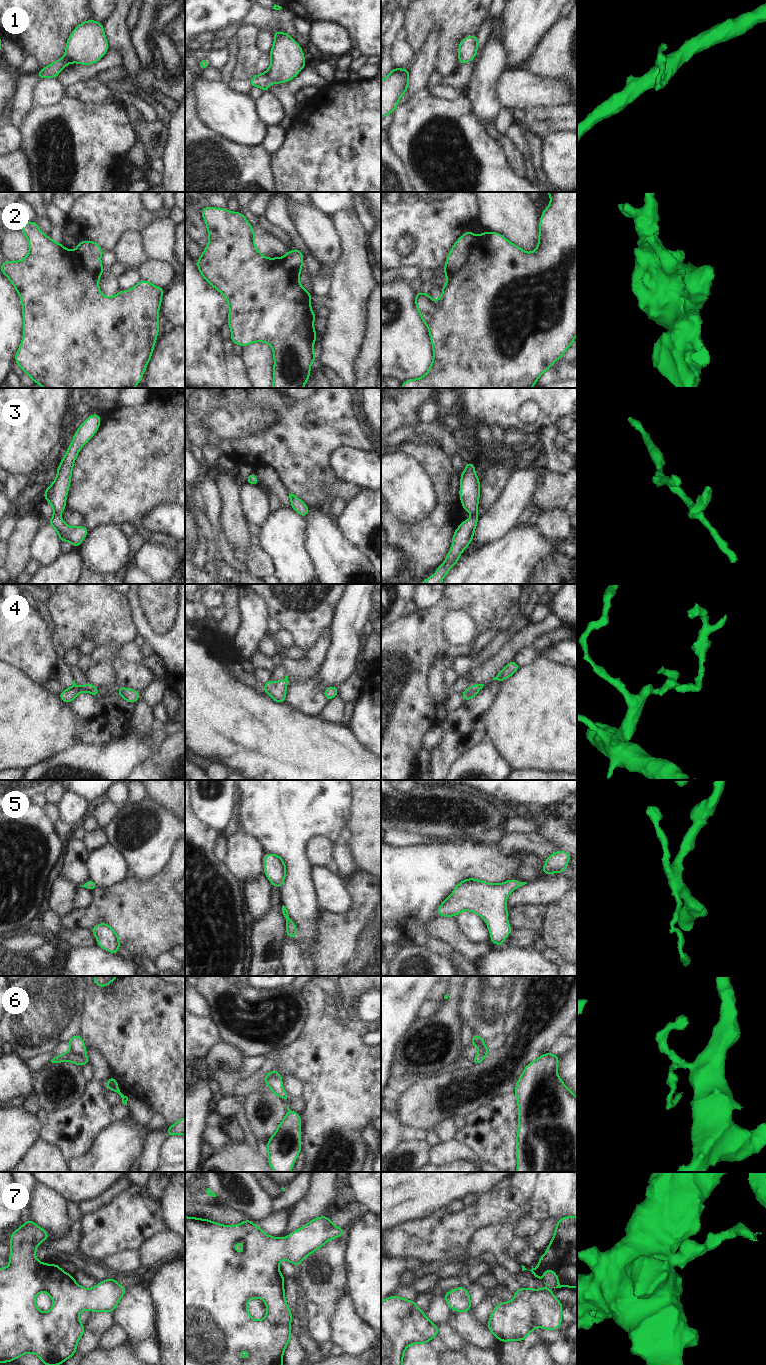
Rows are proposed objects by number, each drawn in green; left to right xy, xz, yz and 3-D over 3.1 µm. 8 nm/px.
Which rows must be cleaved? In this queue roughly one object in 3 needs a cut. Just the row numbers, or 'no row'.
2, 6

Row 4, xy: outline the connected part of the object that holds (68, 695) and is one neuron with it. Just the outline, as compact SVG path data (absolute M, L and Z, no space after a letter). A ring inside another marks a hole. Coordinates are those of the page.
M73 680L73 685L68 689L63 690L58 697L65 703L72 703L74 698L83 692L89 692L94 697L100 695L98 688L92 685L89 681L83 686L78 686Z

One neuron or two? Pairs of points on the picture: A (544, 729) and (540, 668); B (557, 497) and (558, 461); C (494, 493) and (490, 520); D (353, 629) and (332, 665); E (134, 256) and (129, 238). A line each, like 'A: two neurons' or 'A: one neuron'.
A: one neuron
B: two neurons
C: two neurons
D: one neuron
E: one neuron

